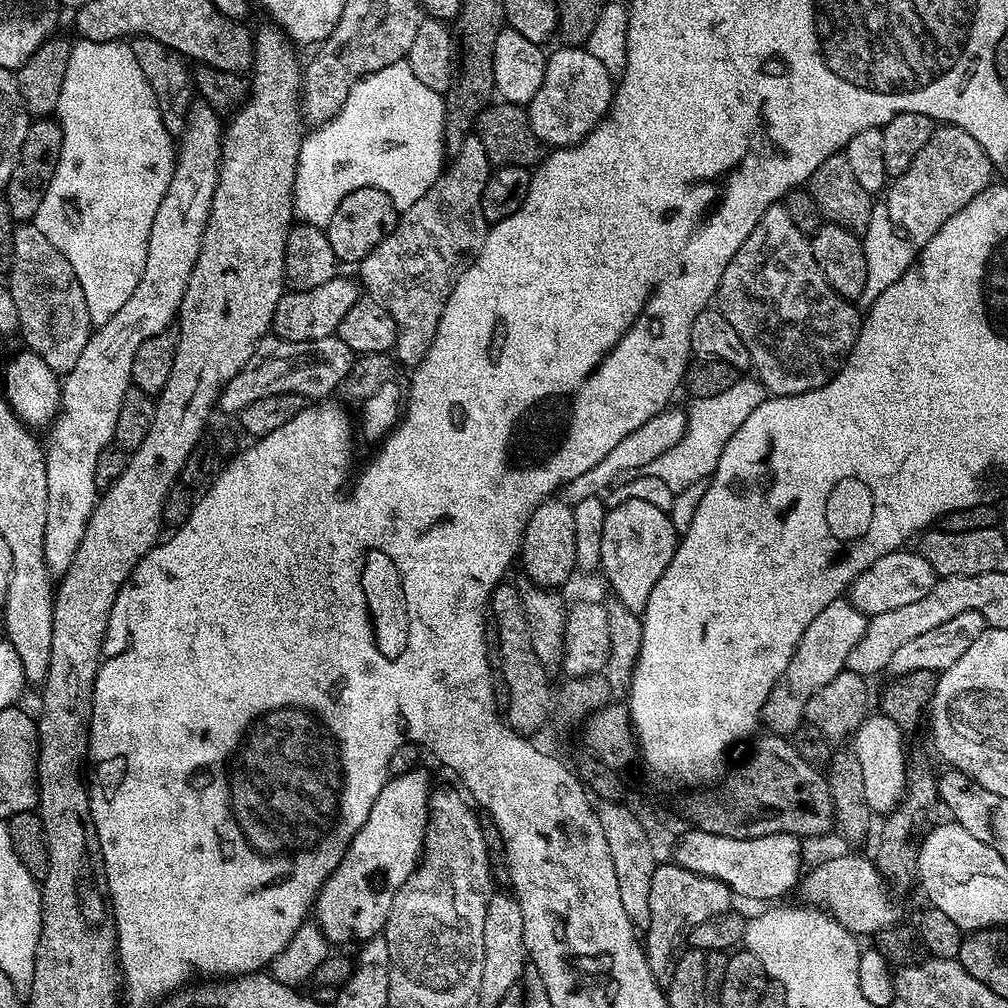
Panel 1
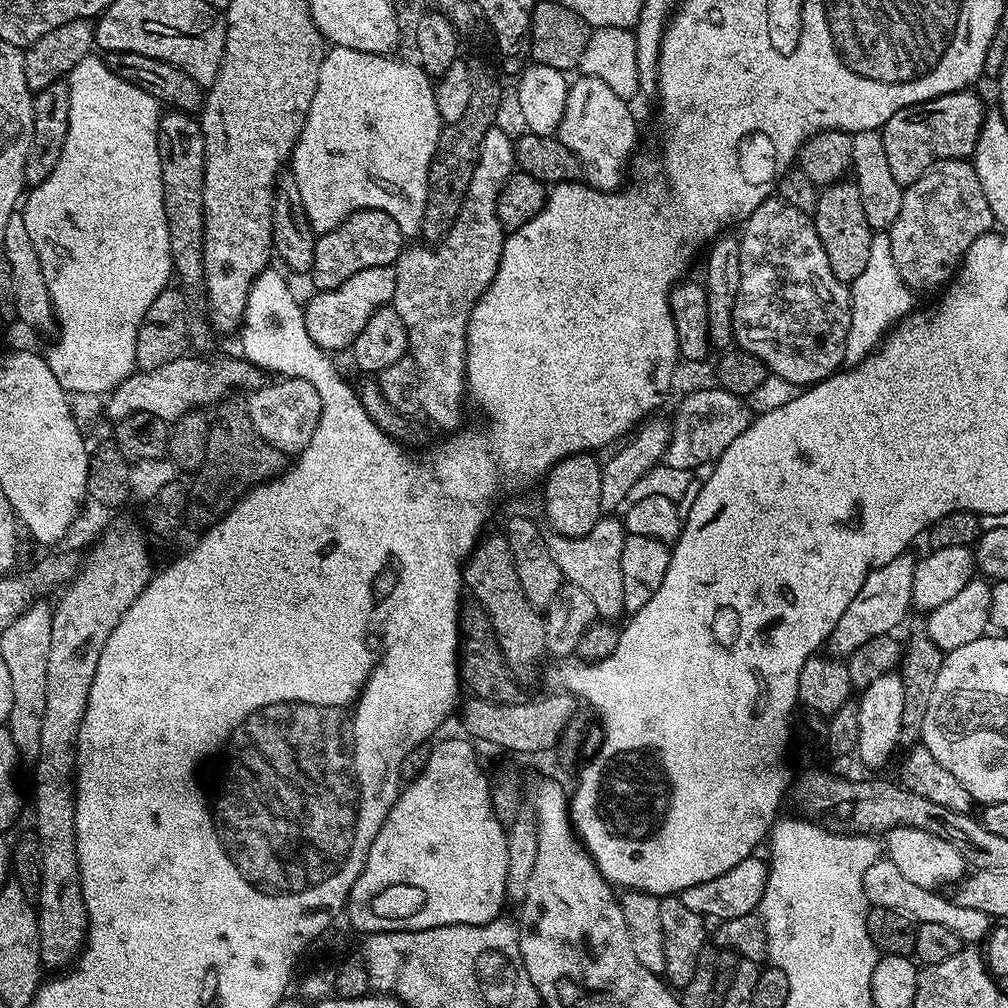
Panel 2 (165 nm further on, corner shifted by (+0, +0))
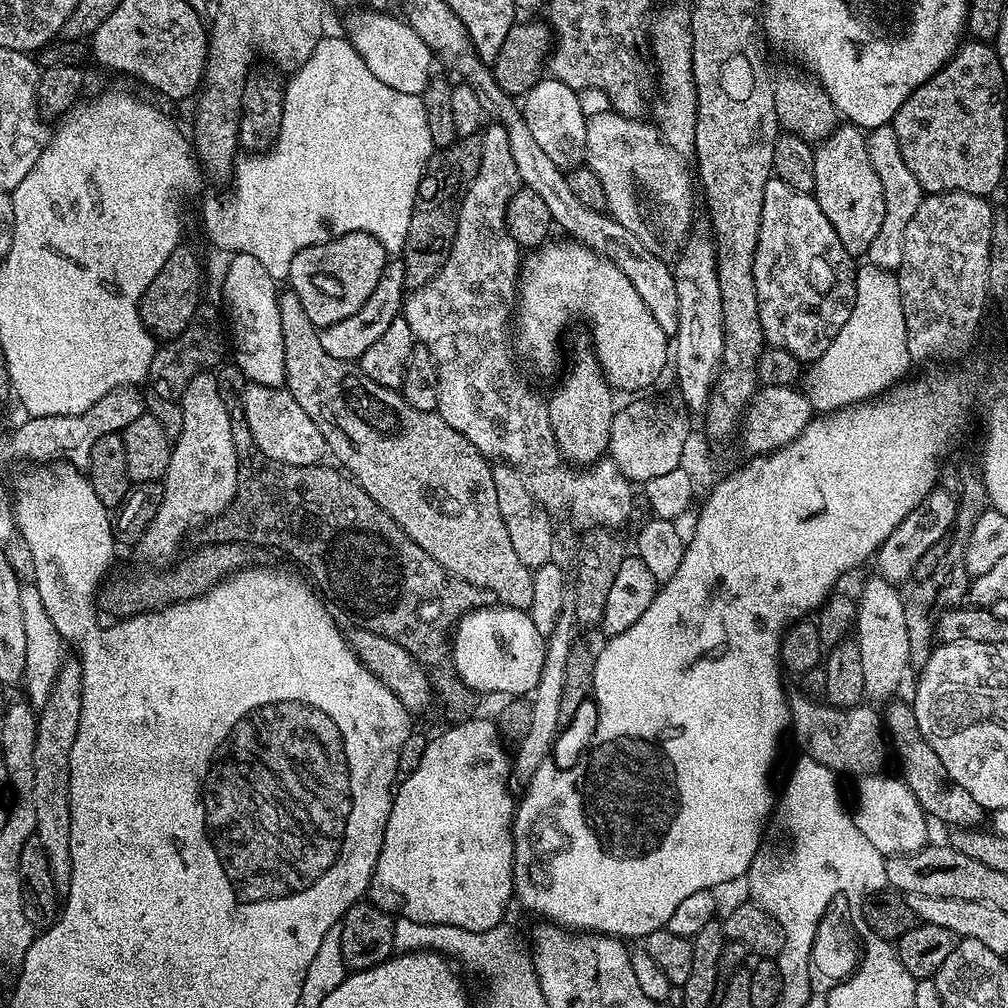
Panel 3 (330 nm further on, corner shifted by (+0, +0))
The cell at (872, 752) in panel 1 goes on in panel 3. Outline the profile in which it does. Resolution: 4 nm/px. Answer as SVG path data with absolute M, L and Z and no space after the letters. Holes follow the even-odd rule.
M883 578L875 579L866 581L864 593L858 596L854 639L858 650L862 650L862 675L866 677L865 697L869 701L888 702L899 693L896 691L904 675L910 672L910 640L906 638L905 597L896 593L895 583Z

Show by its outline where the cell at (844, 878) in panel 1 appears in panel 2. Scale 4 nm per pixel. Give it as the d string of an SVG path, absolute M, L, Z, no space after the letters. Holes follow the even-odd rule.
M877 858L869 866L864 875L864 886L879 907L909 916L917 925L938 922L938 926L950 926L950 930L954 930L954 934L958 934L961 941L969 945L979 945L979 940L981 943L990 931L990 917L985 912L970 910L970 906L958 906L955 899L948 897L947 900L946 897L939 896L939 891L914 886L914 882L910 882L910 878L906 878L906 874L902 874L902 870L898 870L898 866L894 866L890 859Z

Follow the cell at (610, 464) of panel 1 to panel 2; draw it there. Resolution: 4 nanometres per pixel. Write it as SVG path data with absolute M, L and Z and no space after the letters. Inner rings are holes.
M711 386L712 388L700 388L697 392L692 392L676 408L676 417L670 421L670 439L664 451L662 464L668 470L686 470L691 473L695 468L711 465L724 453L726 446L742 434L750 423L750 408L741 397L730 394L725 388Z

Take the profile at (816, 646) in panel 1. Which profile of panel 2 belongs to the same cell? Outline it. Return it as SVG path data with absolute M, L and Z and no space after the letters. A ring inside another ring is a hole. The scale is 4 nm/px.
M905 554L894 558L894 562L886 562L886 566L872 569L862 590L858 590L854 602L846 606L846 614L842 614L838 626L833 630L830 648L836 652L851 654L864 647L866 642L897 631L895 628L908 616L908 608L913 607L912 583L916 561L915 555Z

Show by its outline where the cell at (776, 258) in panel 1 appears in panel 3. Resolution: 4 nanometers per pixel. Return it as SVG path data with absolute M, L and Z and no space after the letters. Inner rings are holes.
M775 178L766 182L766 190L762 194L762 222L758 230L758 246L754 250L754 270L752 273L754 274L754 286L758 298L758 318L762 322L762 334L765 341L771 347L781 348L794 354L794 358L798 358L802 362L811 362L818 359L822 354L826 354L826 346L830 346L830 342L834 342L838 330L842 330L842 326L846 326L846 318L850 318L850 310L856 301L856 273L853 257L849 256L848 251L842 246L838 234L834 234L834 226L830 226L826 214L822 214L822 206L818 206L815 195L790 190L790 186L786 186L786 182Z

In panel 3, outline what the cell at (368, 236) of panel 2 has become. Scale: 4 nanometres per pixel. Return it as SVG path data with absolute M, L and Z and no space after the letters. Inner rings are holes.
M347 232L345 236L334 236L325 244L306 246L290 262L286 280L291 291L298 294L298 302L302 302L302 310L306 310L306 318L314 322L318 330L334 326L334 322L342 322L342 318L350 318L374 294L374 286L378 286L378 278L382 278L382 270L388 265L390 253L372 236L364 232Z

